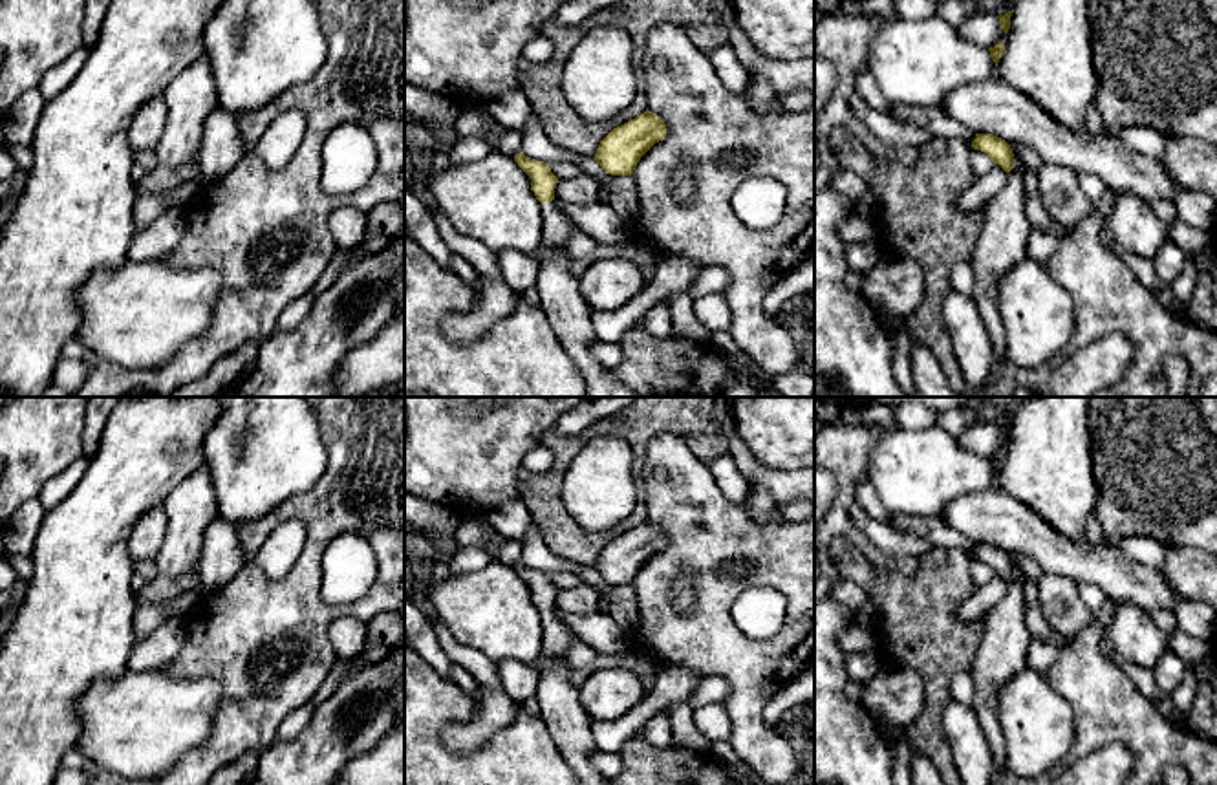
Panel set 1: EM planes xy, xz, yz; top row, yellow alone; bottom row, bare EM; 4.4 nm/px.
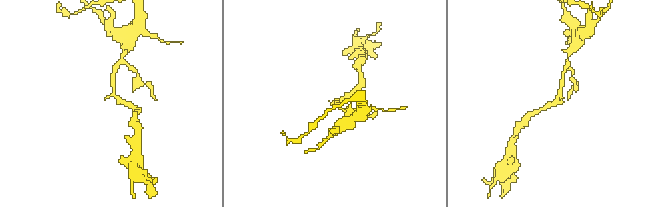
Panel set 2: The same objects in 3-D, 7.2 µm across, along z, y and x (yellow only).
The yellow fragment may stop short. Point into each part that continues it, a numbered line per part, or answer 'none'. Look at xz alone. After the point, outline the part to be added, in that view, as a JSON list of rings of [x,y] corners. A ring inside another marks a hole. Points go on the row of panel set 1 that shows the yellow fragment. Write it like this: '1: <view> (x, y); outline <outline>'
1: xz (557, 229); outline [[[555,203],[542,207],[542,247],[567,247],[576,225]]]

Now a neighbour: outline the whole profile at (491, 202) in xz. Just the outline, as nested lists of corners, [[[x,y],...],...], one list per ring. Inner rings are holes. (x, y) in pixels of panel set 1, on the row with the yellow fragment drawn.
[[[492,150],[476,163],[428,177],[428,196],[452,227],[494,253],[533,253],[542,243],[542,203],[514,157]]]

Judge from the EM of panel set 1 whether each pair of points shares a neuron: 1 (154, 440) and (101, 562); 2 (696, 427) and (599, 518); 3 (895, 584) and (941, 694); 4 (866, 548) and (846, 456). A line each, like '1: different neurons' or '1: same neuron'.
1: same neuron
2: different neurons
3: same neuron
4: same neuron

